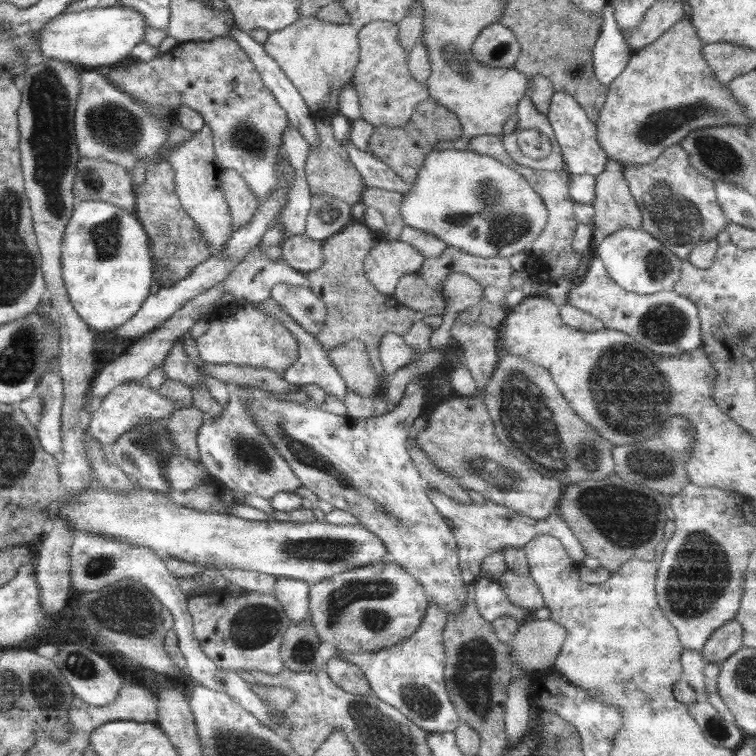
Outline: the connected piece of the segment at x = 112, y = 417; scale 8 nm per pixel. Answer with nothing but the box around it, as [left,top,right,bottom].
[85,379,176,445]

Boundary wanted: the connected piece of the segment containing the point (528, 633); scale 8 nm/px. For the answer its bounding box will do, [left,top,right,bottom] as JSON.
[508,619,568,672]

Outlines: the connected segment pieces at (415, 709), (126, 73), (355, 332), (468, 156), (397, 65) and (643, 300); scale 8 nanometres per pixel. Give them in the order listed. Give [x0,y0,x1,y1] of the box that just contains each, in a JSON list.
[[335,604,460,733],[105,37,291,208],[306,221,420,378],[400,150,548,258],[353,21,429,128],[567,258,701,356]]

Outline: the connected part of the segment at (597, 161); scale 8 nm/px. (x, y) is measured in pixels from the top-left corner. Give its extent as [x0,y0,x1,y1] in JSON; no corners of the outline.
[545,92,607,176]

